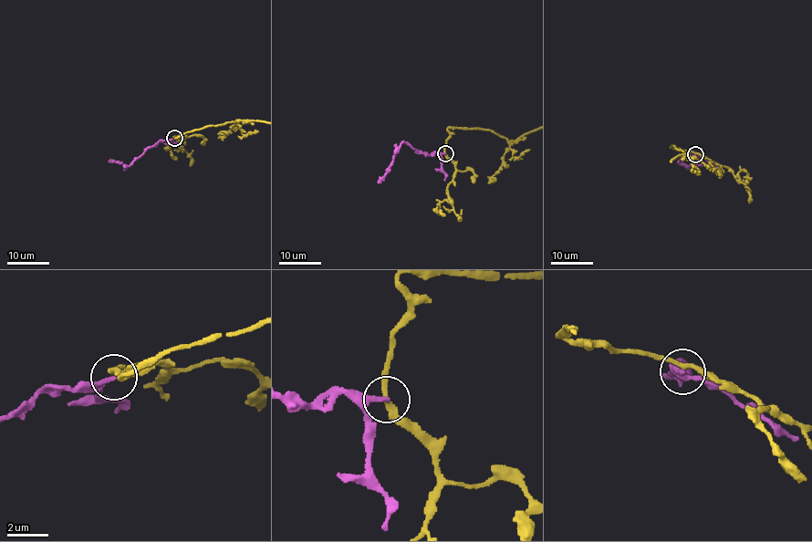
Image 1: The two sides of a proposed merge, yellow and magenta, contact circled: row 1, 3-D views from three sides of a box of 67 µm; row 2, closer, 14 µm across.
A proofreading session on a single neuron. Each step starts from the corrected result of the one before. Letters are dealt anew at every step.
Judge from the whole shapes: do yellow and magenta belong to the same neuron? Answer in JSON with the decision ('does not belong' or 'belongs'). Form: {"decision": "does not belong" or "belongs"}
{"decision": "does not belong"}

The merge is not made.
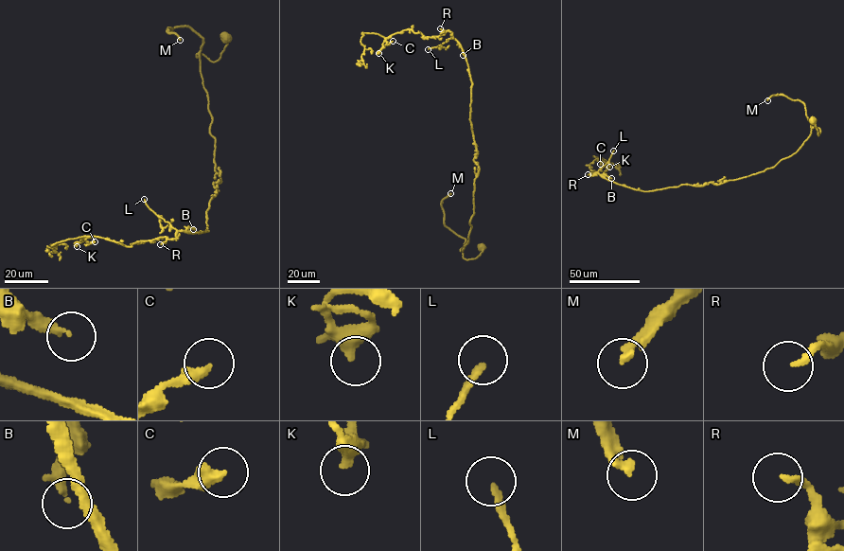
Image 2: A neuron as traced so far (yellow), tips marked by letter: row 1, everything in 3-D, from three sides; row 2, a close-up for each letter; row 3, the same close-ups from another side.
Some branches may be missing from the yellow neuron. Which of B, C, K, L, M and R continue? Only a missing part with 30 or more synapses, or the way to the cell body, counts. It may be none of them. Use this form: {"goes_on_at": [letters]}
{"goes_on_at": ["L", "M", "R"]}

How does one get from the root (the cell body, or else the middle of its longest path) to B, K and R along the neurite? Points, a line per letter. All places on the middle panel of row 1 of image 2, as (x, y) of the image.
B: (483, 247), (467, 259), (460, 250), (468, 240), (479, 170), (471, 81), (463, 55)
K: (483, 247), (467, 259), (460, 250), (479, 170), (461, 45), (448, 30), (407, 29), (378, 53)
R: (483, 247), (467, 259), (460, 250), (468, 240), (479, 170), (472, 83), (461, 45), (440, 28)

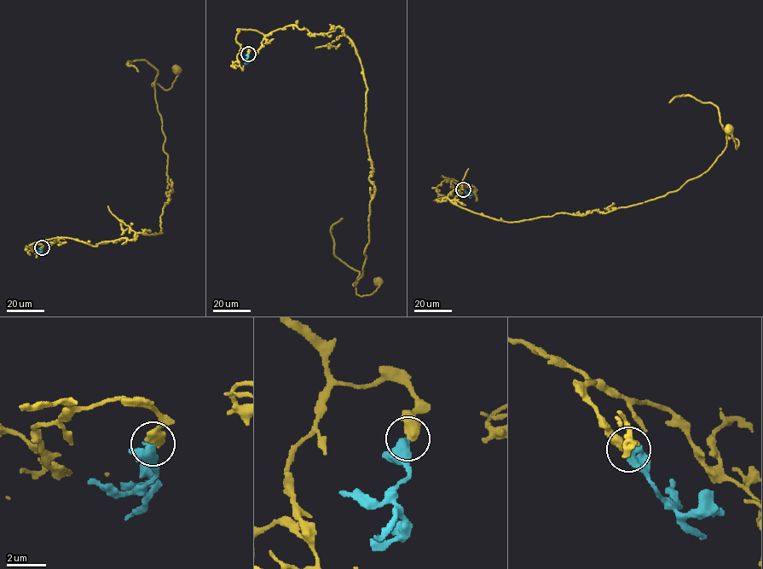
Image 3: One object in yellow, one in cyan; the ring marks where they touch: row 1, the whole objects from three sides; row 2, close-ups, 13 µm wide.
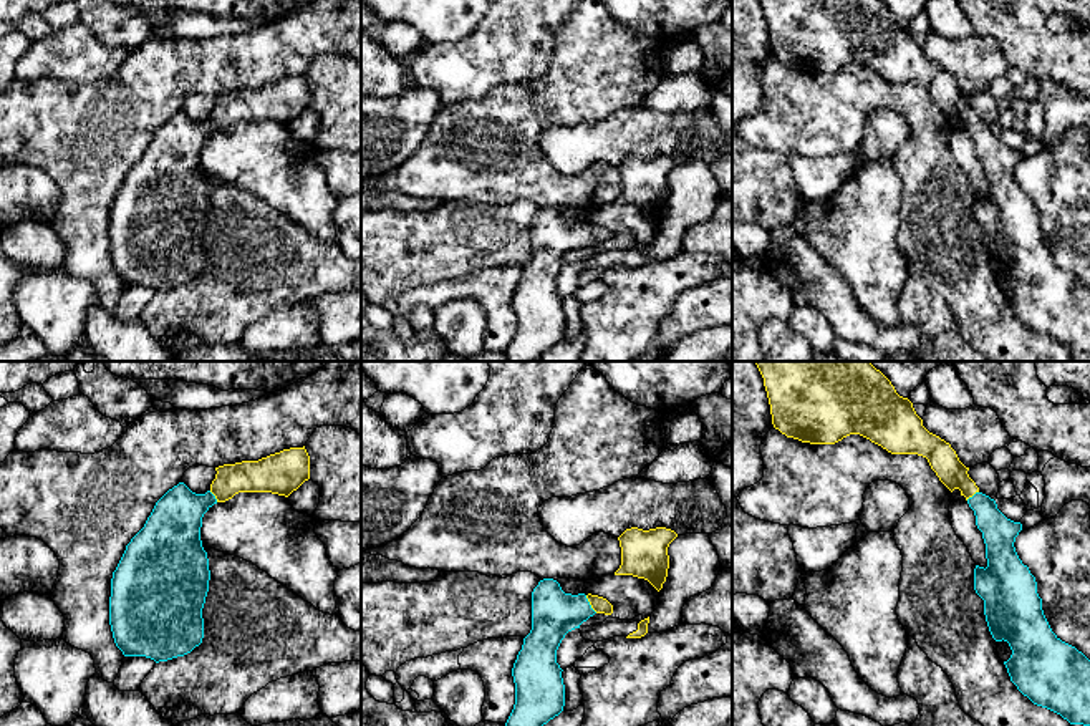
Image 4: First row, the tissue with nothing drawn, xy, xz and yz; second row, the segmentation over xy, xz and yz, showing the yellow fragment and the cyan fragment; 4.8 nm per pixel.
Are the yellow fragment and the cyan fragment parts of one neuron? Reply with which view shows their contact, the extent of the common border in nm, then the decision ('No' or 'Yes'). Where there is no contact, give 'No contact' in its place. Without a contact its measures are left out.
Touches yellow in xz. Shared border 110 nm. Yes

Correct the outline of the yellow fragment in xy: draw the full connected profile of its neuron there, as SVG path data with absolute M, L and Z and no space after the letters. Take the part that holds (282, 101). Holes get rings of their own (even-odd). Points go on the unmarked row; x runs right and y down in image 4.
M290 76L258 90L242 90L215 96L217 103L205 123L192 121L184 111L169 118L154 134L144 156L131 167L113 201L109 254L116 275L124 285L167 290L191 282L202 272L202 237L209 220L209 187L202 176L204 143L217 131L239 121L272 121L288 126L310 108L310 85L303 76Z

